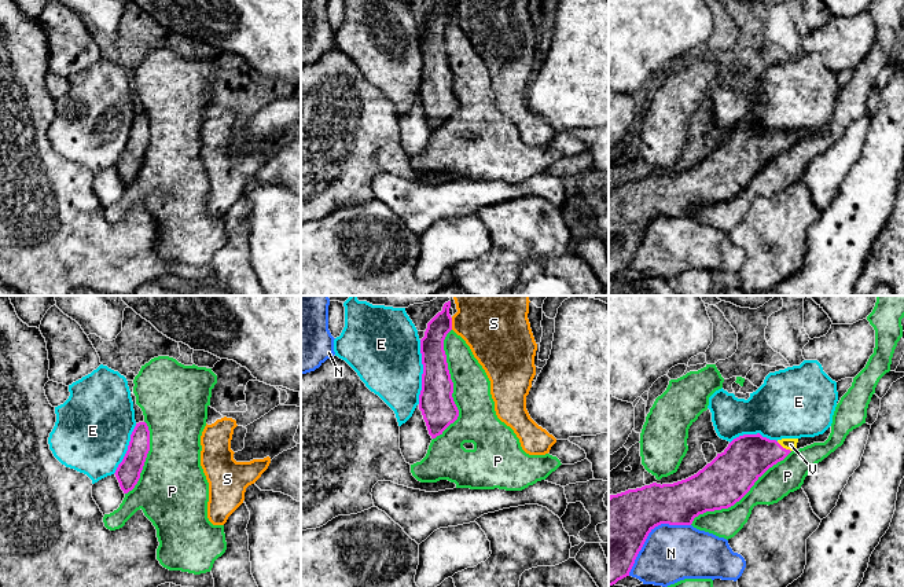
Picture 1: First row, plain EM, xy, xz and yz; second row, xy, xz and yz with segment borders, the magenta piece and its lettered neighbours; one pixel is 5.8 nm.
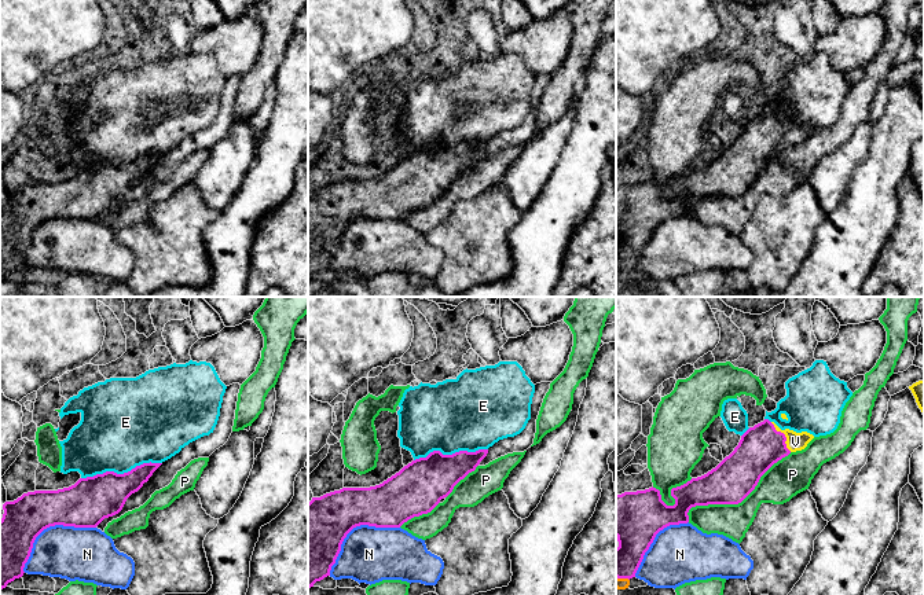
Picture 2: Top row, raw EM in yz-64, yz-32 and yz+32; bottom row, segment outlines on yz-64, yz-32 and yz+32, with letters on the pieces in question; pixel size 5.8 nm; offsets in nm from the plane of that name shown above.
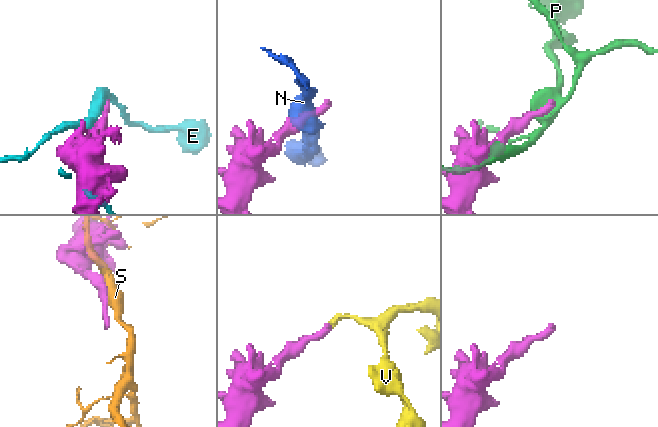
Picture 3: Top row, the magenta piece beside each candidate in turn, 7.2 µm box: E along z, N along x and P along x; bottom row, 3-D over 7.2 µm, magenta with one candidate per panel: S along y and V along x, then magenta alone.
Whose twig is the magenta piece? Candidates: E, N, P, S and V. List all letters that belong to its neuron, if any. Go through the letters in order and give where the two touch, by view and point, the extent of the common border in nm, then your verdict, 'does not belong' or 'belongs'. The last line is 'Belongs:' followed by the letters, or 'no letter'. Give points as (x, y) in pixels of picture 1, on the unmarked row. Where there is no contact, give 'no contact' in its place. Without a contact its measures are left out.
E: meets magenta in xz at (423, 63); contact 380 nm long; does not belong
N: meets magenta in yz at (649, 224); contact 480 nm long; does not belong
P: meets magenta in xz at (452, 77); contact 650 nm long; does not belong
S: meets magenta in xz at (451, 15); contact 70 nm long; does not belong
V: meets magenta in yz at (782, 139); contact 110 nm long; belongs
Belongs: V

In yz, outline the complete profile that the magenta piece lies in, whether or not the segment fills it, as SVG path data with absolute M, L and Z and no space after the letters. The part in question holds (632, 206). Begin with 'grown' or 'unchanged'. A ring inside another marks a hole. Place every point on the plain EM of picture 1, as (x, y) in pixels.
grown; M757 126L734 131L697 166L673 175L644 177L609 188L609 279L629 268L648 225L661 216L691 217L706 203L728 201L739 194L773 157L795 143L798 131L769 132Z

